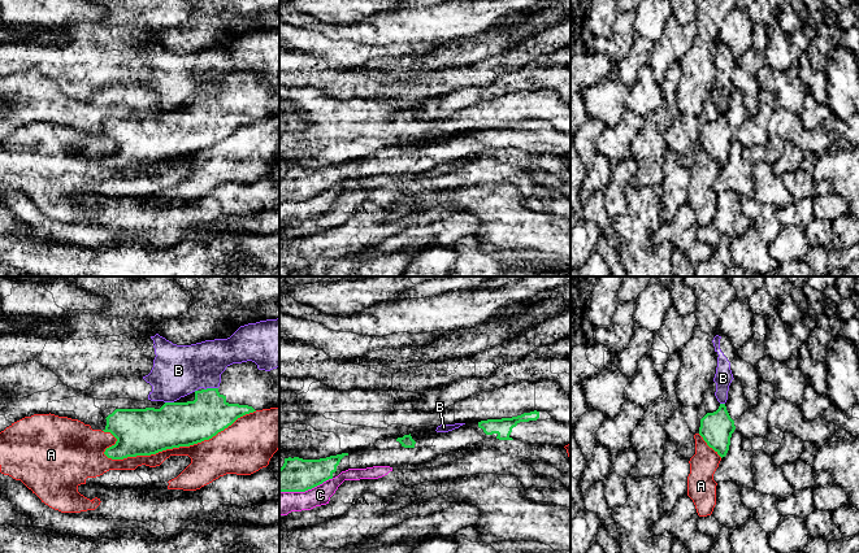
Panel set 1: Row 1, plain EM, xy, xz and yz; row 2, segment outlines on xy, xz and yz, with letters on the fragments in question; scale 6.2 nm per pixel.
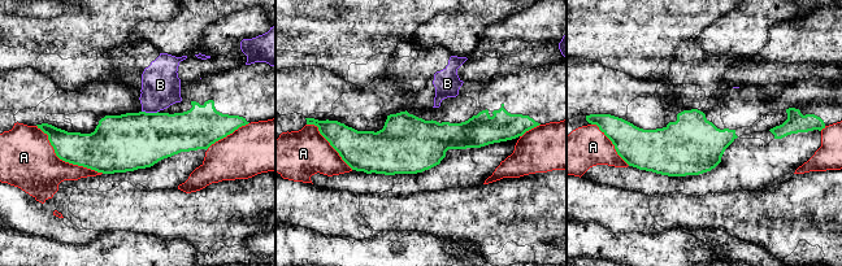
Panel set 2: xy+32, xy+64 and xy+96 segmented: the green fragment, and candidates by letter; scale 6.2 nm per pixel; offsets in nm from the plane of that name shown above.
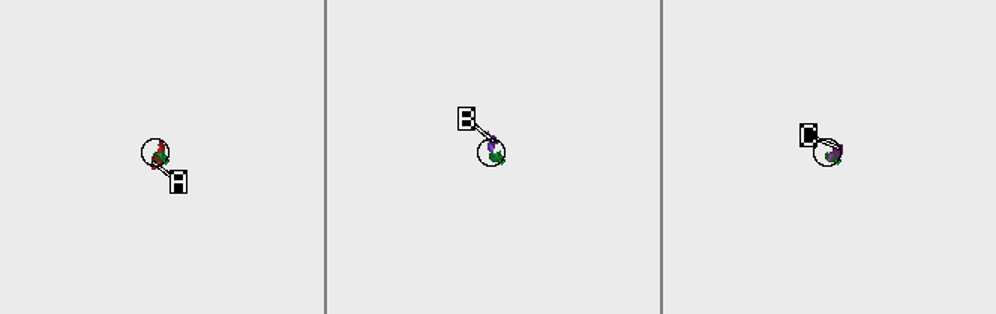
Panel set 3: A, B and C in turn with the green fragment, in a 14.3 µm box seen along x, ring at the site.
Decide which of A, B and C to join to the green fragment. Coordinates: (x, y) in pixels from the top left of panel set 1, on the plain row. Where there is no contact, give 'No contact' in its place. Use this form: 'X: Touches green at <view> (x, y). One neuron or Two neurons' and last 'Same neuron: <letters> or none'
A: Touches green at xy (179, 155). Two neurons
B: Touches green at xy (211, 98). Two neurons
C: Touches green at xz (306, 199). Two neurons
Same neuron: none

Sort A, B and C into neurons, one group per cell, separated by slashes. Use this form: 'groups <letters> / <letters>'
groups A / B / C

